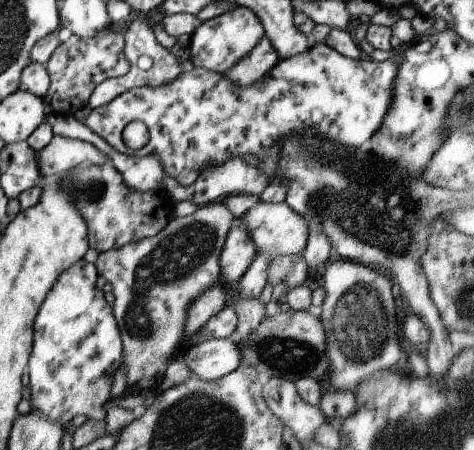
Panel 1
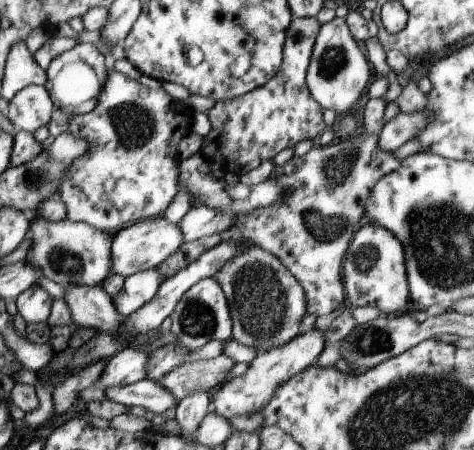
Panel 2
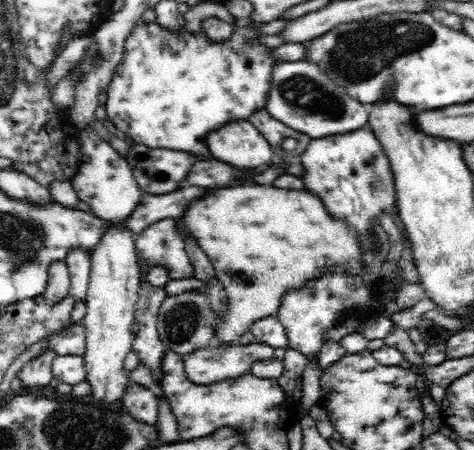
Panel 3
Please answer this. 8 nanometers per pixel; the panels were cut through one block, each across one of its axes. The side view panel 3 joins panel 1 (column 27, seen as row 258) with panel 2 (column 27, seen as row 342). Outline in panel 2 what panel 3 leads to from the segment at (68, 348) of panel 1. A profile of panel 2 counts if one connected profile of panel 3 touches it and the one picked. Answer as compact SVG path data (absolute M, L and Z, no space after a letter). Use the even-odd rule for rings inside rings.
M29 286L25 292L21 292L15 300L17 314L27 324L41 324L51 322L51 296L39 290L37 286Z

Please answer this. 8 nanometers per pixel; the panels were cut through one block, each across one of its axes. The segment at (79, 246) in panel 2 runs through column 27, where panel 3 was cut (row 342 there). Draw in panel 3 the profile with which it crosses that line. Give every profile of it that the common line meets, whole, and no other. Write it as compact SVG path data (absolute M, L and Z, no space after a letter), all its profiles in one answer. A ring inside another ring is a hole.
M232 342L232 344L220 344L214 348L206 348L206 350L196 350L190 356L186 356L184 362L186 362L186 376L192 384L212 386L218 382L230 382L230 380L250 376L252 368L254 368L254 364L258 364L258 360L270 360L270 358L274 358L274 348L270 344Z

